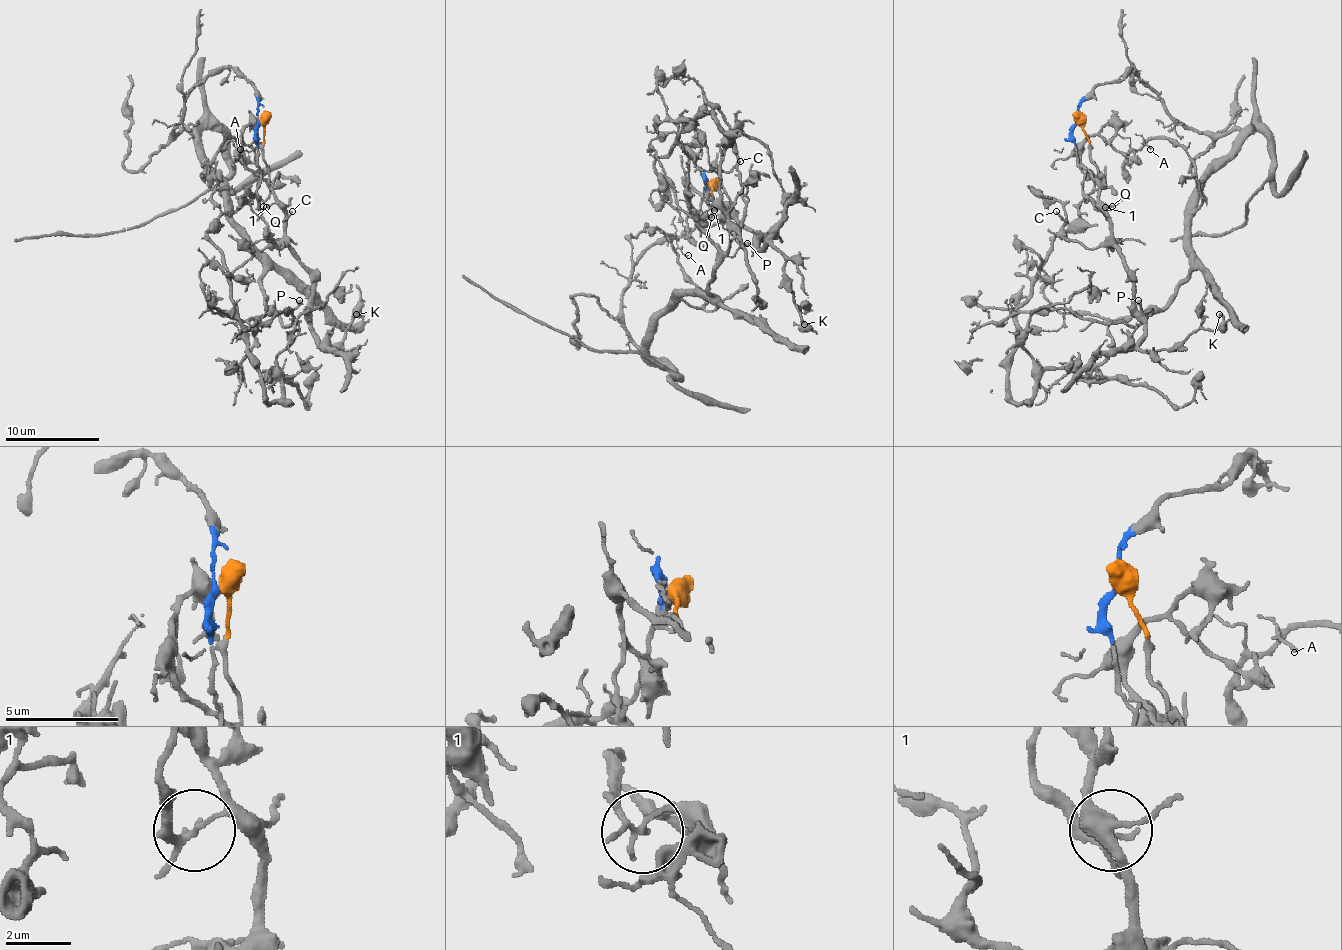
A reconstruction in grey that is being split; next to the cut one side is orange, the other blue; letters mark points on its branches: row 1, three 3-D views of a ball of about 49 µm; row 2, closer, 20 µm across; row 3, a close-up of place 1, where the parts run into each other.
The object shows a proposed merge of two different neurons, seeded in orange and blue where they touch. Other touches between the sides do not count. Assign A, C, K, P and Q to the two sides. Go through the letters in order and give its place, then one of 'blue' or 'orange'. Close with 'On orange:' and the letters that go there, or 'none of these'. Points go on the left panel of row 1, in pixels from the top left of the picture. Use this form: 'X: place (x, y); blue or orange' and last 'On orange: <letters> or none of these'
A: place (240, 149); blue
C: place (292, 211); orange
K: place (356, 314); orange
P: place (299, 300); blue
Q: place (263, 206); orange
On orange: C, K, Q

